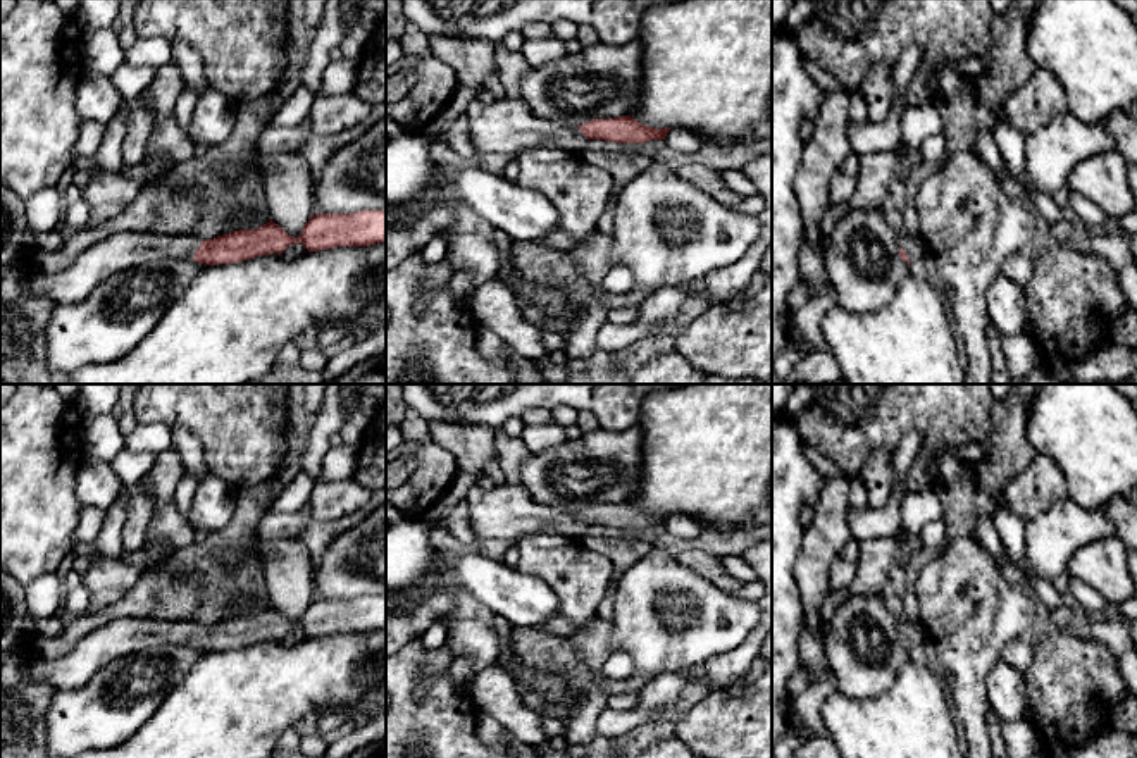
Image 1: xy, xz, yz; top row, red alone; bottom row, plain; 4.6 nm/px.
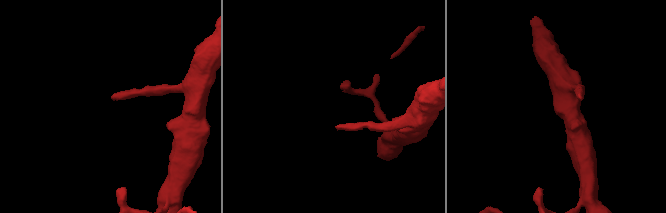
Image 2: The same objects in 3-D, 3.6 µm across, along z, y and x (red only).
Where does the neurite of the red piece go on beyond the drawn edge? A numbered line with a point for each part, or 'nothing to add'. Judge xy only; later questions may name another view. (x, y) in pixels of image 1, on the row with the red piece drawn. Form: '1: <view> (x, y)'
1: xy (131, 248)

